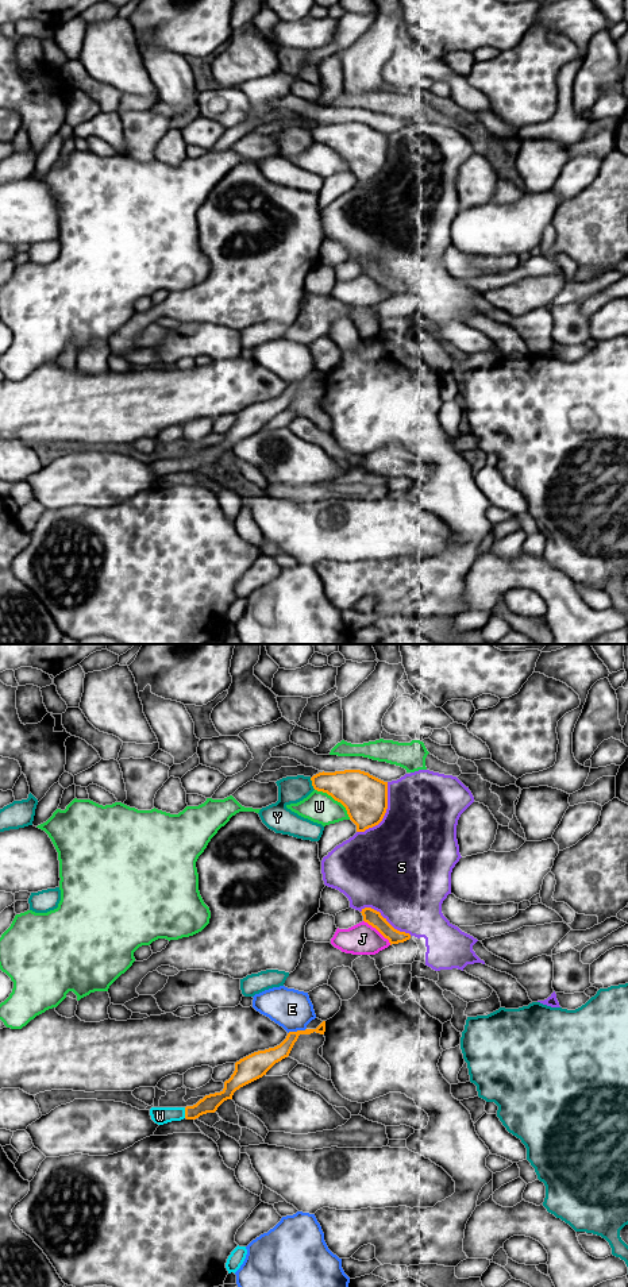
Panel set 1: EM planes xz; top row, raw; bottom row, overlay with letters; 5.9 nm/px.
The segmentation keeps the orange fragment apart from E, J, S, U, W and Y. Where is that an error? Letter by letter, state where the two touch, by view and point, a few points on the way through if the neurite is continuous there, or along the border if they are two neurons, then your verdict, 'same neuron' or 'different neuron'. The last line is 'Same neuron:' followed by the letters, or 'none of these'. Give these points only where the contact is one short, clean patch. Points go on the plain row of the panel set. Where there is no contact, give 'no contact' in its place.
E: meets orange in xz at (297, 382); different neuron
J: meets orange in xz at (378, 282); border along xz (363, 272), (374, 278), (390, 296); different neuron
S: meets orange in xz at (385, 164); different neuron
U: meets orange in xz at (335, 151); different neuron
W: meets orange in xz at (185, 465); runs through xz (210, 455), (195, 463), (185, 465), (160, 467); same neuron
Y: meets orange in xz at (312, 135); different neuron
Same neuron: W

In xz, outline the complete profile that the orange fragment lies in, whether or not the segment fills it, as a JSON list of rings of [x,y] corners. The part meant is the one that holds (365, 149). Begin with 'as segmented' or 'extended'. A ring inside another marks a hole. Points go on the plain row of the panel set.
as segmented; [[[361,122],[319,124],[311,130],[317,143],[327,145],[340,154],[357,177],[365,184],[378,177],[388,161],[388,134]]]

